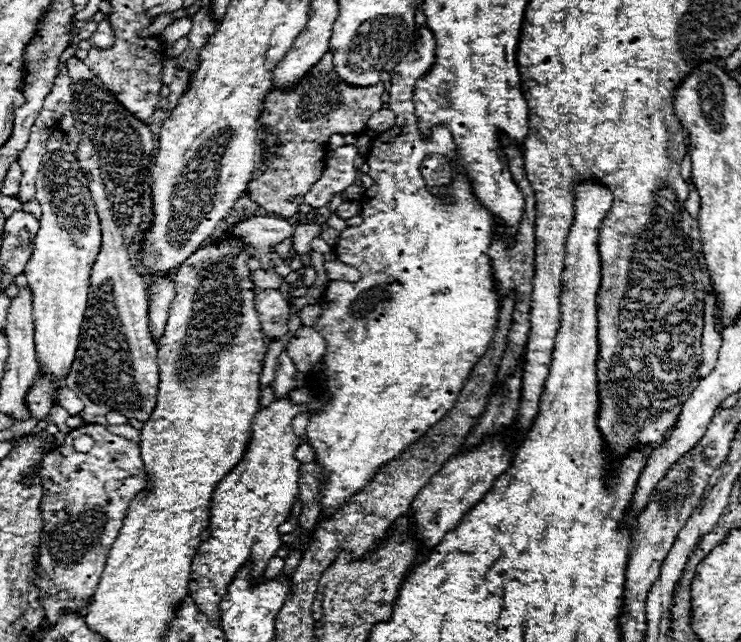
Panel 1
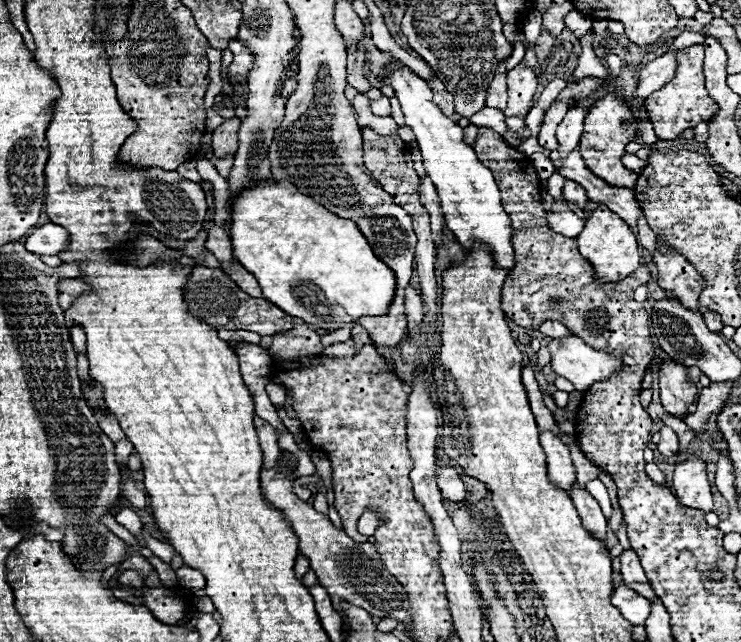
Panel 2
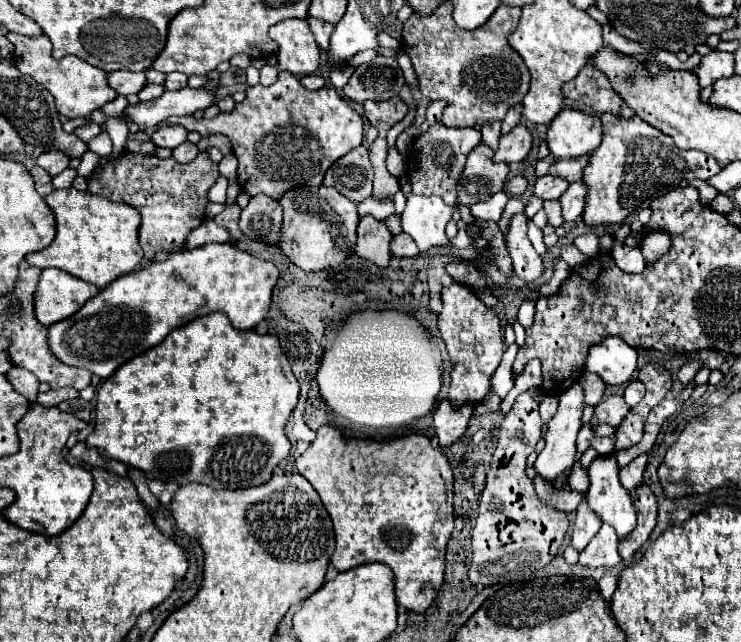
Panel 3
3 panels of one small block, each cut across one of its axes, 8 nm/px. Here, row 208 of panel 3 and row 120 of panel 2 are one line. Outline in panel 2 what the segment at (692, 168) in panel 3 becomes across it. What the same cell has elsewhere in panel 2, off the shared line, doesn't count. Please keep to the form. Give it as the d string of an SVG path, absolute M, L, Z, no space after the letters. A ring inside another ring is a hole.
M608 92L604 98L600 98L586 114L584 120L584 132L580 138L580 154L582 160L586 162L586 166L604 182L612 184L612 186L622 186L622 188L634 188L638 174L634 174L632 170L624 168L620 158L626 152L624 146L628 142L632 142L636 138L636 118L634 112L622 102L622 98L618 98L614 92Z

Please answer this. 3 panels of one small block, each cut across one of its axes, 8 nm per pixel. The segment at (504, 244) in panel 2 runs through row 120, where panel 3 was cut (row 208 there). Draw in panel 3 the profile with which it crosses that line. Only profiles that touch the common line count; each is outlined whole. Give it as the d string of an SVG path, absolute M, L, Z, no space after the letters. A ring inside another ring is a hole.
M408 196L406 210L402 212L402 230L414 238L420 252L432 246L448 246L444 234L454 208L444 204L440 196Z

